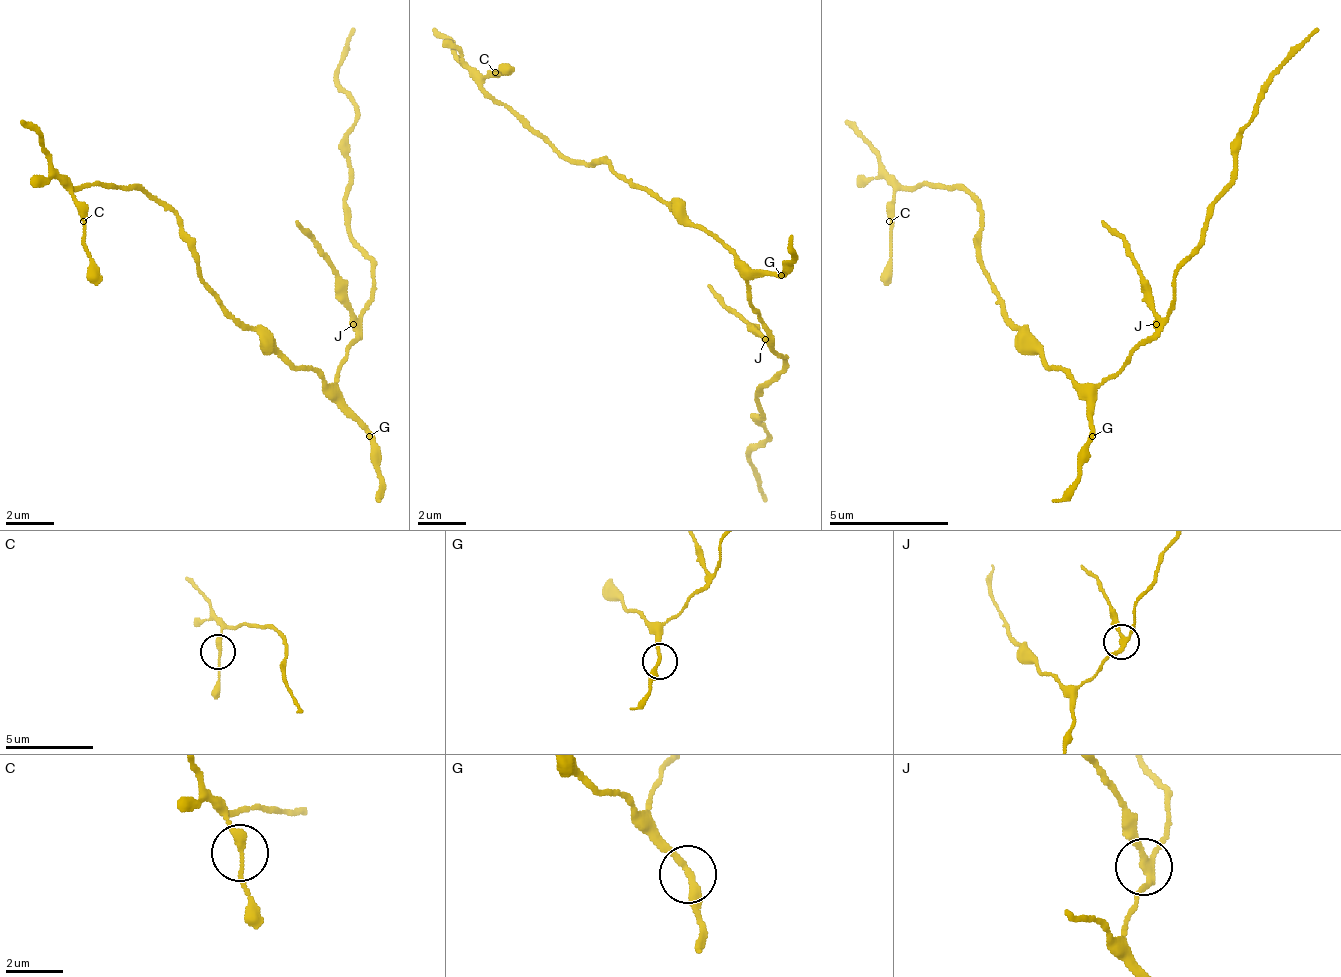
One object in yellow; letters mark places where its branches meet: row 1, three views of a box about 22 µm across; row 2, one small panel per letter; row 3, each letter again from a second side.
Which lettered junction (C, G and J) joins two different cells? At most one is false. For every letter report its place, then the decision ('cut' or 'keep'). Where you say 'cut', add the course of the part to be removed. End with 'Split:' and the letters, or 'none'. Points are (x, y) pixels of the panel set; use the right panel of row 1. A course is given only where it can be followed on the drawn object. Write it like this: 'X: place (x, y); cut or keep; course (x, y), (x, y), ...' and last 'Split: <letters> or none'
C: place (889, 221); keep
G: place (1092, 436); keep
J: place (1156, 324); cut; course (1158, 323), (1134, 251), (1104, 221)
Split: J

